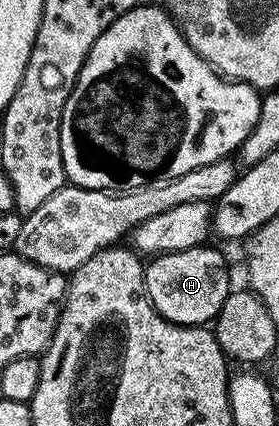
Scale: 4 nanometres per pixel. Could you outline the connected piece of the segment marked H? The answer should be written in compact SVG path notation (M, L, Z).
M208 246L159 254L145 266L146 293L154 309L171 323L181 323L184 327L211 324L222 309L222 301L226 301L230 290L228 263L222 252Z

